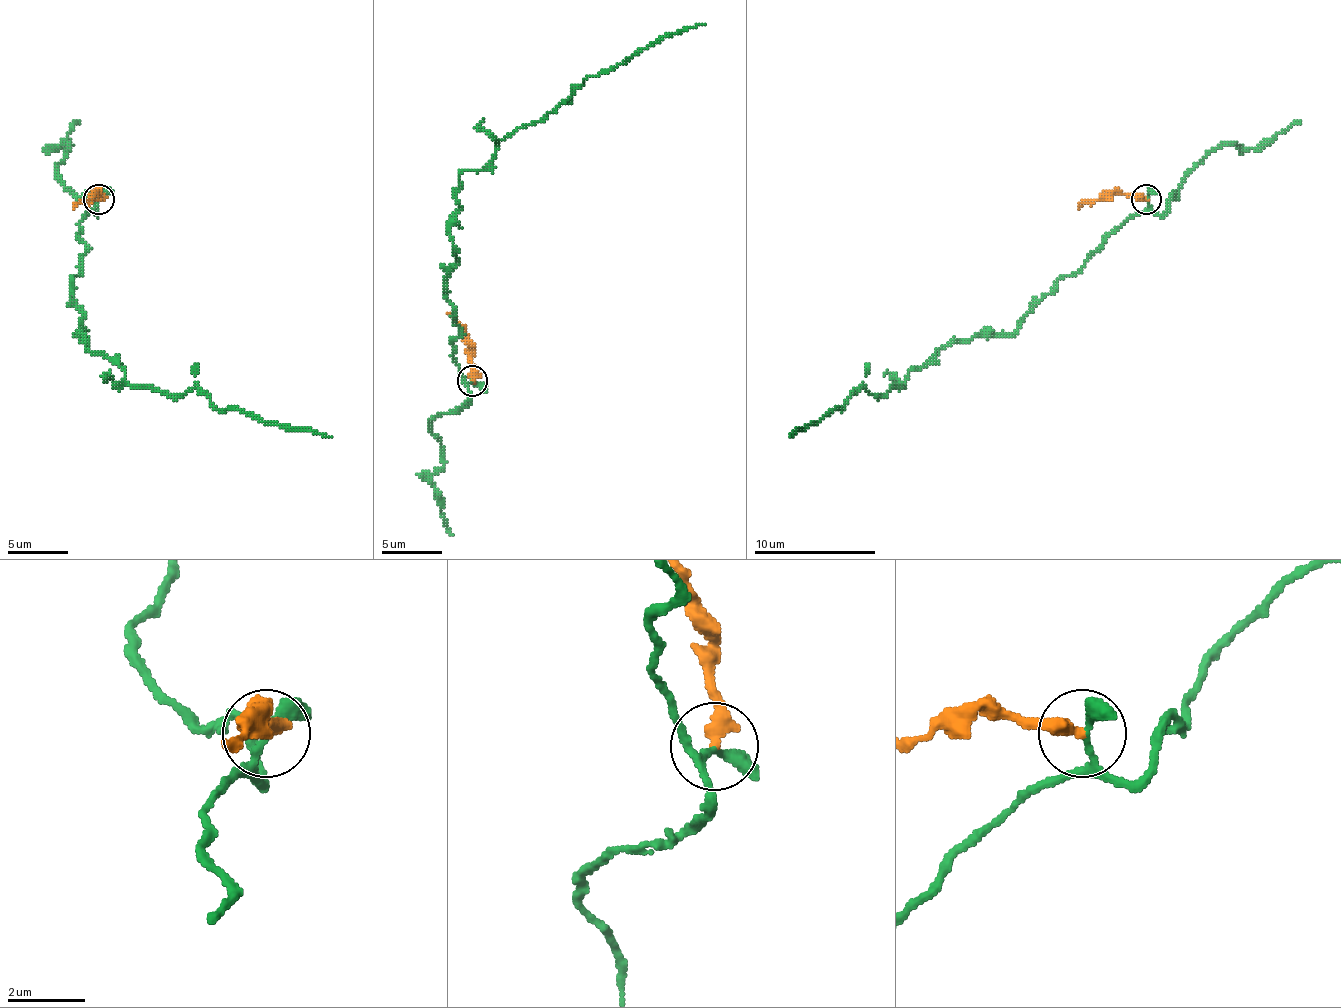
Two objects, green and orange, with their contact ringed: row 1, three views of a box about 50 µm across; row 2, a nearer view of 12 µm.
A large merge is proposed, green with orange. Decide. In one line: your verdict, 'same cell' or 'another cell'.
another cell

